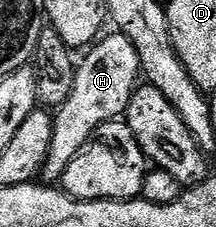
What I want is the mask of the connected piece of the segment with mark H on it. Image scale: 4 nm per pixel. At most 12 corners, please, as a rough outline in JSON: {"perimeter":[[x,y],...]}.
{"perimeter":[[122,33],[80,58],[41,169],[60,182],[103,122],[124,118],[142,80]]}

